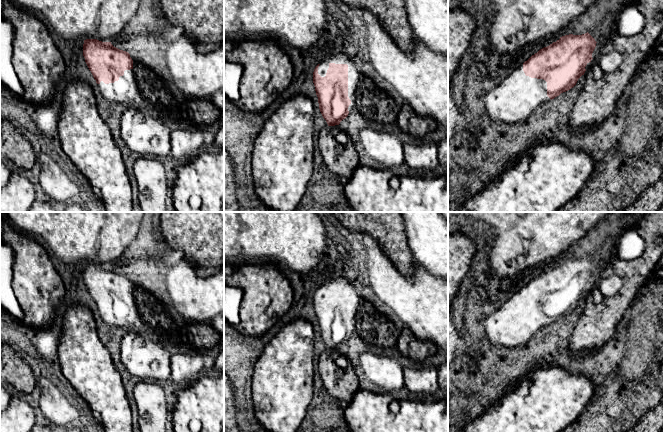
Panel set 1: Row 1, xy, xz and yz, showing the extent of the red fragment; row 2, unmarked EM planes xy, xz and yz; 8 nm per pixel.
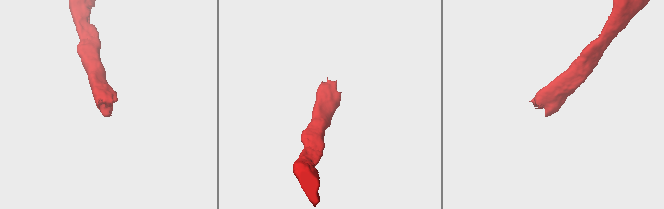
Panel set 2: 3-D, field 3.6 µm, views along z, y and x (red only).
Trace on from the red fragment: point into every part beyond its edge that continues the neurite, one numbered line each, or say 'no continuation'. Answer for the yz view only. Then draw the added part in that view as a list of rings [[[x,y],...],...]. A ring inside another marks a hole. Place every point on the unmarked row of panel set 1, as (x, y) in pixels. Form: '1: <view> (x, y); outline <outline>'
1: yz (517, 320); outline [[[521,288],[489,315],[485,331],[493,346],[508,349],[526,344],[541,328],[550,324],[547,306],[526,300]]]

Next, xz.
1: xz (339, 282); outline [[[327,277],[327,279],[321,285],[318,291],[318,298],[321,301],[326,300],[330,287],[348,289],[348,321],[351,324],[351,328],[348,331],[348,335],[350,337],[351,335],[354,335],[354,330],[356,328],[356,312],[358,311],[361,298],[357,294],[353,284],[348,279],[344,277]]]

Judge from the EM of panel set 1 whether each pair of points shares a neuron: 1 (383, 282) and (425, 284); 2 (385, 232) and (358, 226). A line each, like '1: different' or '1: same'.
1: same
2: same

